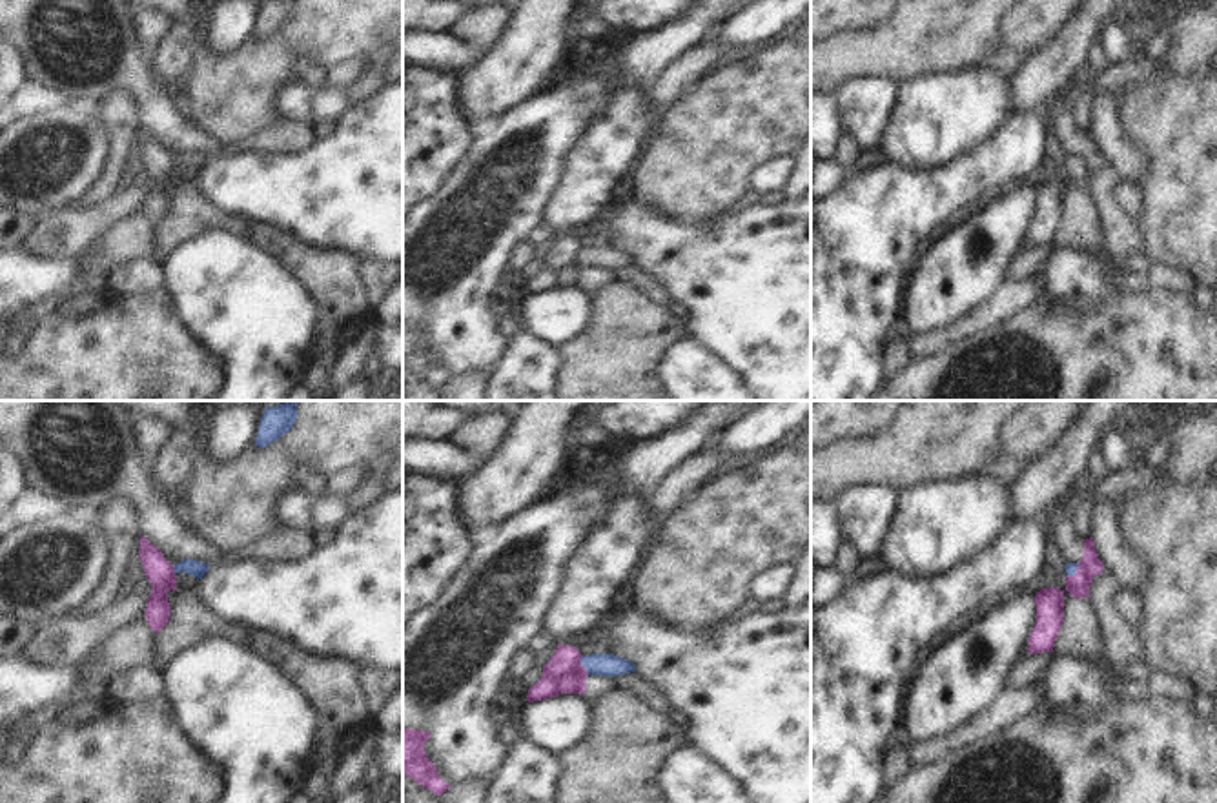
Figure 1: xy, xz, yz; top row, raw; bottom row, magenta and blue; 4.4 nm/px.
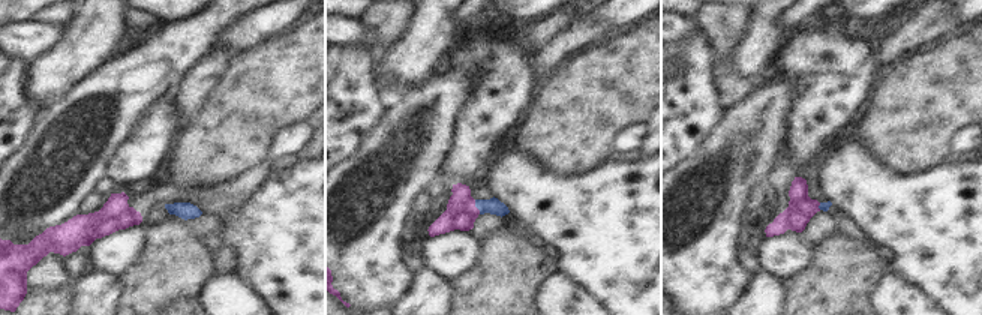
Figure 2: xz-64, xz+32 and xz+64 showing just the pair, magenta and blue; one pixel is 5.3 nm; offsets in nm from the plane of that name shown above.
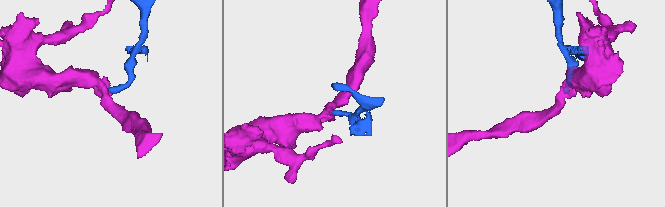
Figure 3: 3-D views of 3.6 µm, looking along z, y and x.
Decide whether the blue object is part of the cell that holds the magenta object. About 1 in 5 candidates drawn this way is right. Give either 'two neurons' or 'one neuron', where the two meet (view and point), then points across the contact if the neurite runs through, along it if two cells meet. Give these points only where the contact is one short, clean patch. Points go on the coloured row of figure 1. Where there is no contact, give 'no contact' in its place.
two neurons | xz (582, 665) | along xz (582, 656), (582, 665), (589, 674)

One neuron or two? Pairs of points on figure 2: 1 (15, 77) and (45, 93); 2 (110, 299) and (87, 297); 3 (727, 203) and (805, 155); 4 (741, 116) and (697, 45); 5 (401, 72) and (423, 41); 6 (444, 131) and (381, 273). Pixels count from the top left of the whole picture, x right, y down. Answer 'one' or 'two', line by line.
1: two
2: one
3: two
4: two
5: one
6: one

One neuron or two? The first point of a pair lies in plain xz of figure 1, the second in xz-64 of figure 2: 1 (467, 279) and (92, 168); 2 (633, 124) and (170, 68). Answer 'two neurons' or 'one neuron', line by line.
1: one neuron
2: two neurons

